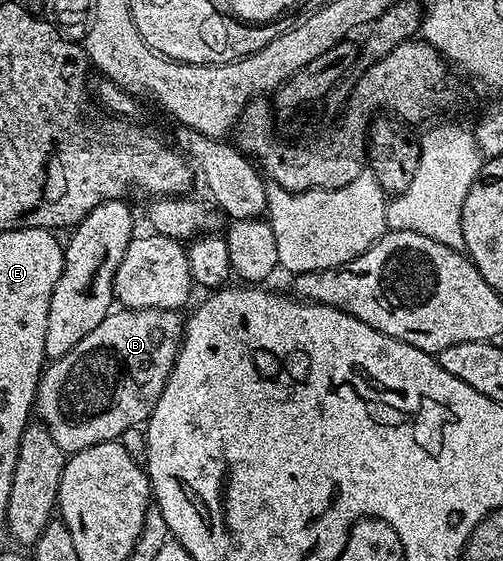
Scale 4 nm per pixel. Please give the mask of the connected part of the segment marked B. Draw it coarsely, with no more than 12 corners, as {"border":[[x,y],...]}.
{"border":[[117,308],[45,368],[34,413],[65,454],[147,422],[184,339]]}

